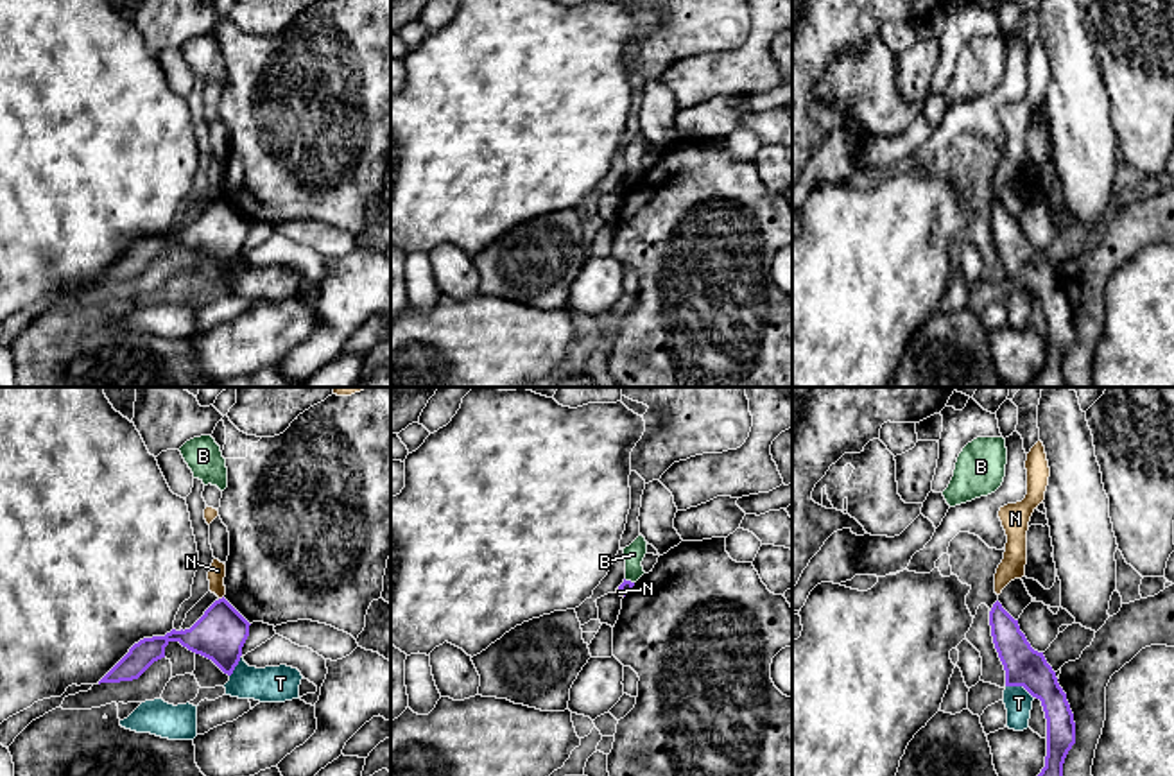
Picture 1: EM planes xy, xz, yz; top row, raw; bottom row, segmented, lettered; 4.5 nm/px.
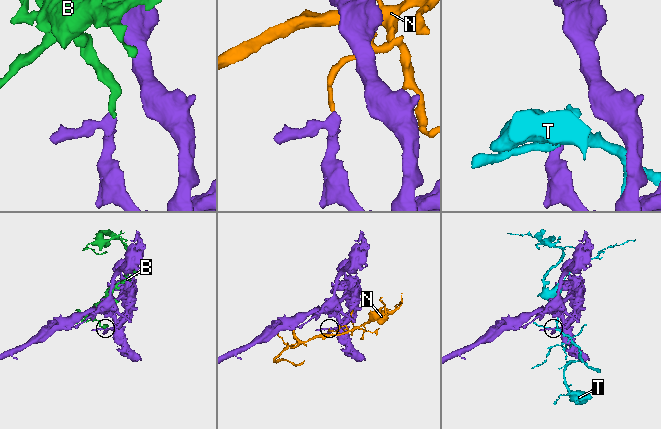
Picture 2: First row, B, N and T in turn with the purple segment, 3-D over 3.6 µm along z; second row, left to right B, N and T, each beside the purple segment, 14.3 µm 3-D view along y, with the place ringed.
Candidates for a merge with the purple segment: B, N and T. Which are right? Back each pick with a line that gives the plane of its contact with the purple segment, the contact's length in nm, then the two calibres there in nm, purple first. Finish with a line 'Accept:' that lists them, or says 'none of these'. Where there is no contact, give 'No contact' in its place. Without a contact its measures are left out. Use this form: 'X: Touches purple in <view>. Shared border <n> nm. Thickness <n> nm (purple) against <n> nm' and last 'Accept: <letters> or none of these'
Accept: none of these

